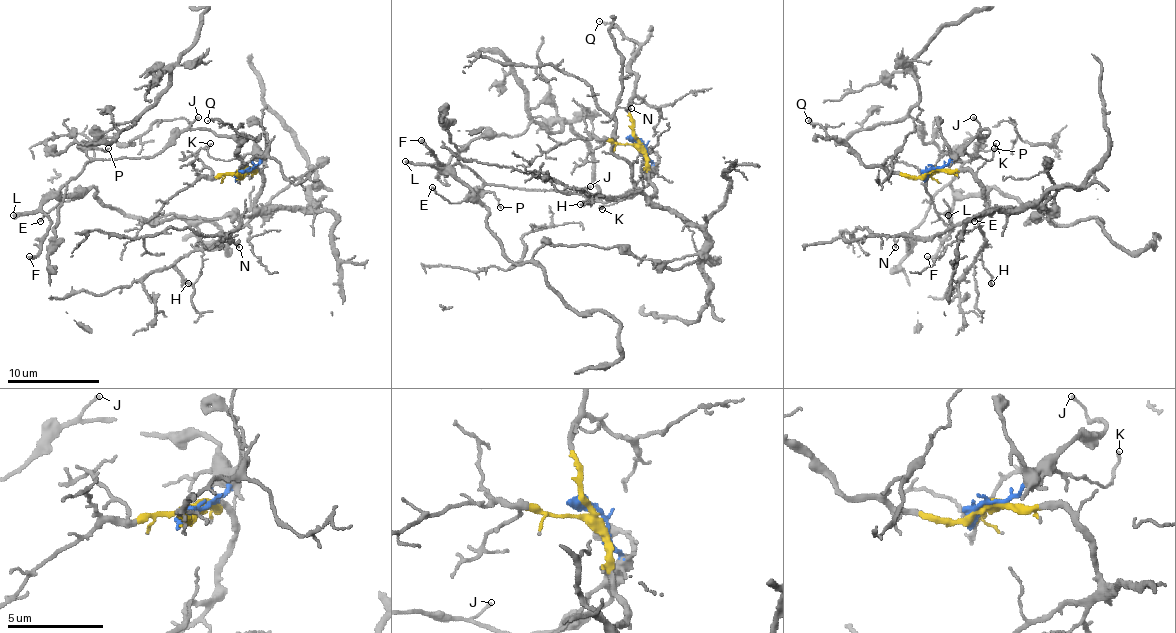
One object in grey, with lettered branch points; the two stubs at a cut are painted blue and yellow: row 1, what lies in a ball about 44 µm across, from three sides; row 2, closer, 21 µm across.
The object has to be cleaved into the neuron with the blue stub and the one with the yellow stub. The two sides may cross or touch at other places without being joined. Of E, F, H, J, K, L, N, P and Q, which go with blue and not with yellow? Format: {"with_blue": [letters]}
{"with_blue": ["E", "F", "J", "K", "L", "P"]}

